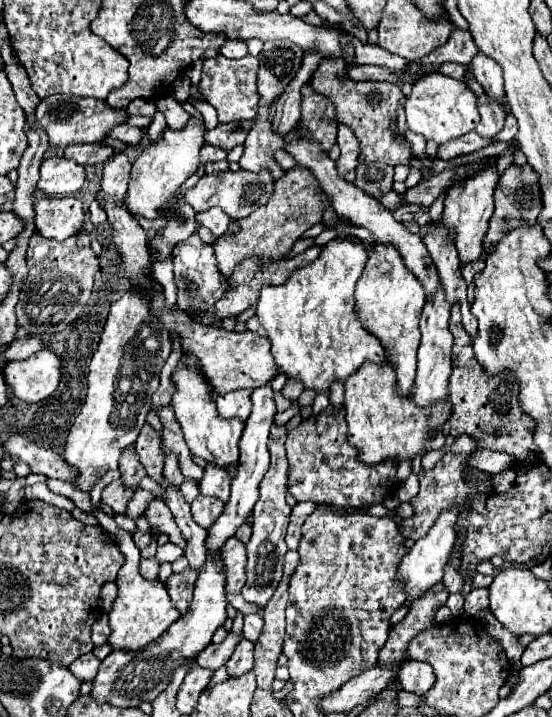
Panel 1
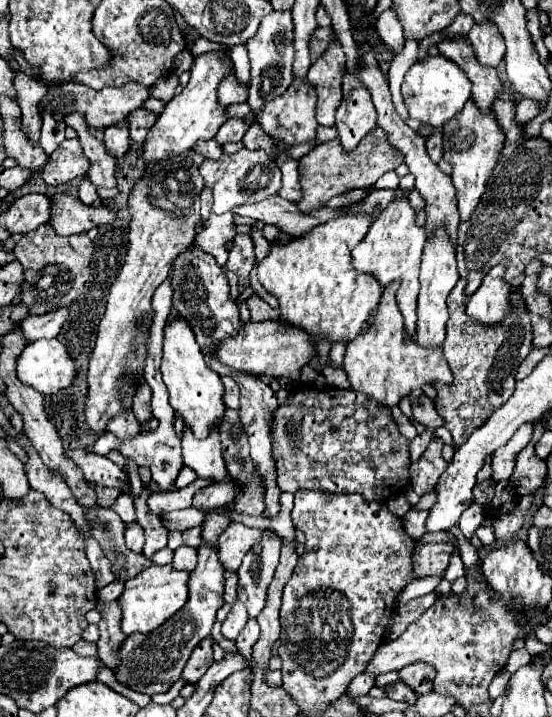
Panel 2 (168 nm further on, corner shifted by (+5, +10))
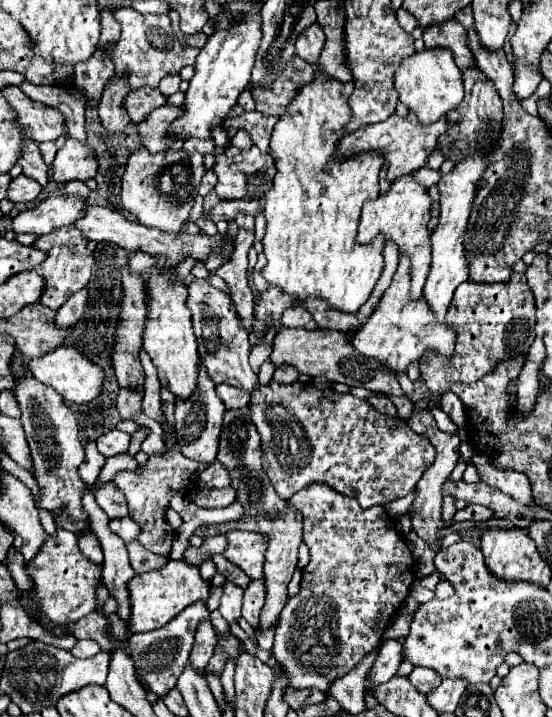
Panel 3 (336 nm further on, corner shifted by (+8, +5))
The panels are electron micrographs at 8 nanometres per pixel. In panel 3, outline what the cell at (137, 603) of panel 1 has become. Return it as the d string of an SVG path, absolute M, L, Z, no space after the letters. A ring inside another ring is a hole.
M170 560L164 568L136 574L128 582L130 592L130 632L150 632L168 624L174 616L178 616L186 606L194 604L196 600L208 598L208 582L202 580L198 566L190 566L182 560Z

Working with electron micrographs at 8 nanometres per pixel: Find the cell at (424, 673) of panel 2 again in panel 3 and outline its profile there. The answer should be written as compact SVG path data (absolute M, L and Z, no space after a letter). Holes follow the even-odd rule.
M414 668L408 678L410 678L412 686L422 694L428 694L436 686L440 686L440 682L442 682L442 678L434 670L426 670L426 668Z

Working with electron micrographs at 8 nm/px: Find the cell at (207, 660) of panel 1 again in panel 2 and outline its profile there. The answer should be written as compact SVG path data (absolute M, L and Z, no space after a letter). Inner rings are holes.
M237 599L237 601L233 603L233 607L231 607L231 611L229 611L227 619L223 621L223 627L221 627L223 635L225 635L227 639L235 641L235 639L237 639L237 635L241 633L241 629L245 627L247 619L249 619L249 617L247 617L247 609L245 609L245 605Z

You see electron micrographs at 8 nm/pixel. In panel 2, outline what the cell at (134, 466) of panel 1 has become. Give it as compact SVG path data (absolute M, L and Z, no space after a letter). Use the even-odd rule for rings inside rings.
M123 409L119 415L109 419L107 429L111 433L117 433L117 437L135 437L141 431L141 425L139 425L133 409Z

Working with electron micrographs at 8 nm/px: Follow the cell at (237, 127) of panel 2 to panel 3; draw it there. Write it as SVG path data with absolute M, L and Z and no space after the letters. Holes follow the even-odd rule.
M244 112L242 116L228 118L224 124L224 130L228 130L228 128L242 130L244 128L262 152L270 152L270 136L272 136L276 122L278 122L278 118L275 116L264 116L260 112Z

